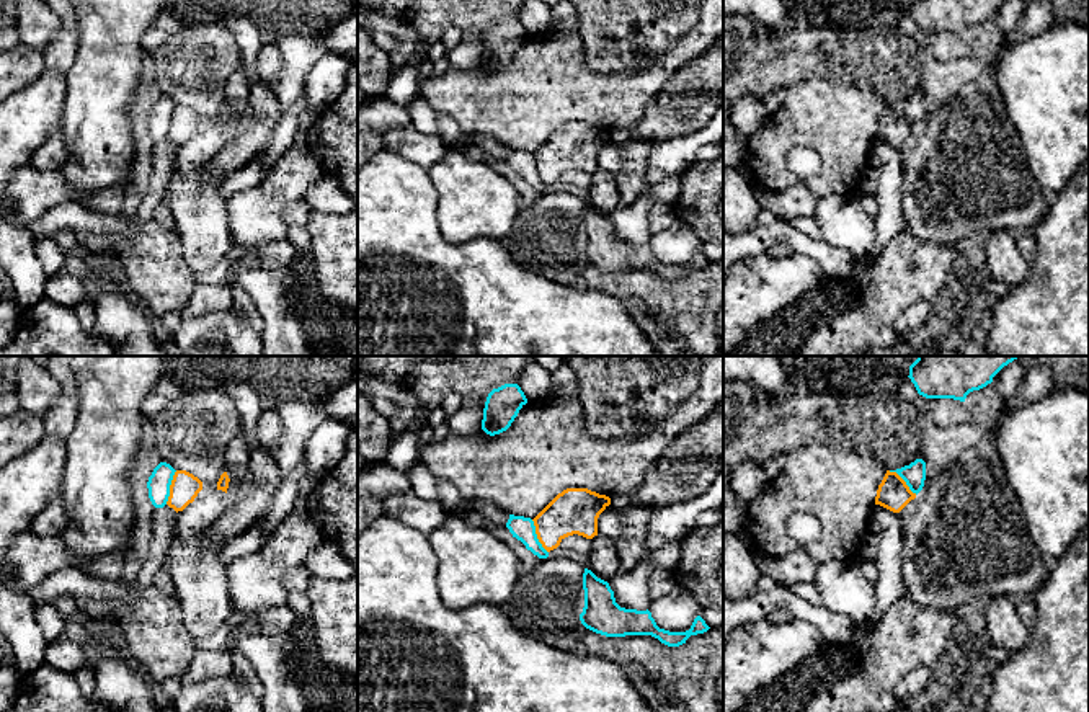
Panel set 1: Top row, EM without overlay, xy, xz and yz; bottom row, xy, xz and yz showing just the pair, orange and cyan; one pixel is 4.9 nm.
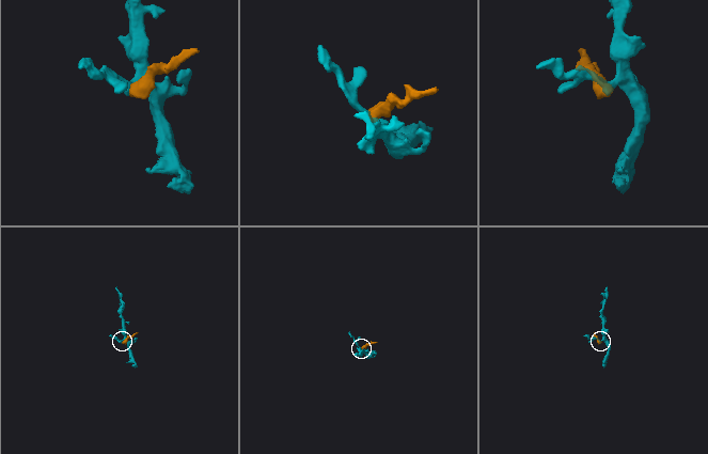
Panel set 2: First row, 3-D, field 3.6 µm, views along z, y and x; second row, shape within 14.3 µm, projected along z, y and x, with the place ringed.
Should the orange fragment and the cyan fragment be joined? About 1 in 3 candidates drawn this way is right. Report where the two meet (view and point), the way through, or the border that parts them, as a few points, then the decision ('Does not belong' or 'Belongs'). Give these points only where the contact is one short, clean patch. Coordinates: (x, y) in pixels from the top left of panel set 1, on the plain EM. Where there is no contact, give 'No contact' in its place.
Touches orange at xy (170, 121). Boundary: xy (177, 105), (165, 137). Does not belong

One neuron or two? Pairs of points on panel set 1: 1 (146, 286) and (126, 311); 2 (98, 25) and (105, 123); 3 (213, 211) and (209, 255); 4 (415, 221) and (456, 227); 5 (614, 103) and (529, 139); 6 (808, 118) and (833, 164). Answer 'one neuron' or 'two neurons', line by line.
1: two neurons
2: one neuron
3: one neuron
4: two neurons
5: one neuron
6: one neuron

